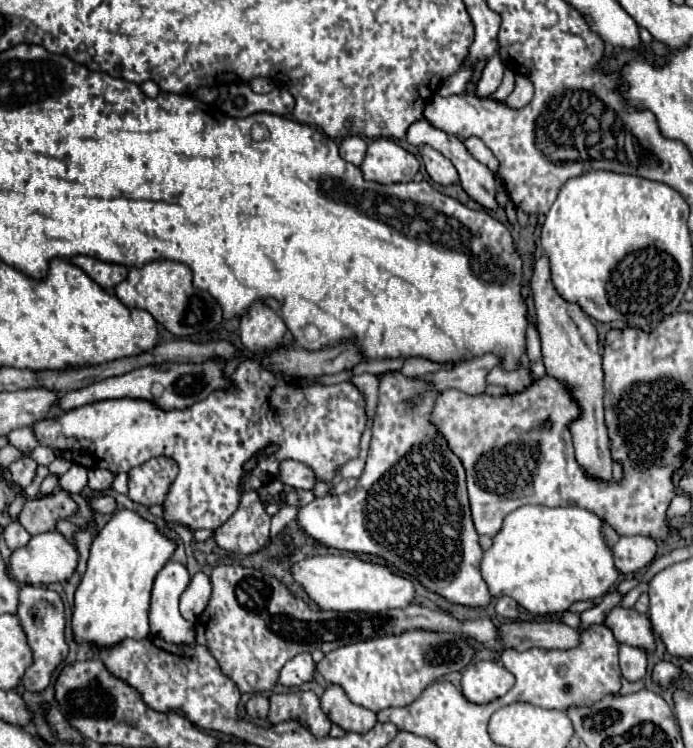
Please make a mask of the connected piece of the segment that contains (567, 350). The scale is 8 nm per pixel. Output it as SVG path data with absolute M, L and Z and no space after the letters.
M547 256L535 262L531 288L533 288L533 300L535 300L535 310L537 310L537 330L541 336L543 362L545 362L547 374L565 384L571 398L577 402L581 410L581 414L569 424L569 432L573 436L575 460L589 478L611 482L613 460L611 460L611 450L609 450L607 426L603 418L605 388L603 388L603 368L601 368L601 354L599 354L599 344L597 344L597 330L591 318L577 304L571 304L557 294L551 282Z

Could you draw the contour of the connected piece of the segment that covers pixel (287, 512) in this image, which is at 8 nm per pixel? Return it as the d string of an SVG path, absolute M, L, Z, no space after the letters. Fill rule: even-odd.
M285 506L271 518L271 532L269 532L271 538L275 538L295 518L295 512L297 512L297 506Z

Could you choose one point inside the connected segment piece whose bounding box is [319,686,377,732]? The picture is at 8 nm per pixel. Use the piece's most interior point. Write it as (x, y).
(341, 711)

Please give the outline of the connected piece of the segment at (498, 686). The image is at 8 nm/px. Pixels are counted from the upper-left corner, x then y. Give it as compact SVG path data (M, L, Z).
M479 660L465 668L461 678L461 692L475 704L487 704L505 696L513 684L515 678L511 672L507 672L505 666L493 660Z

